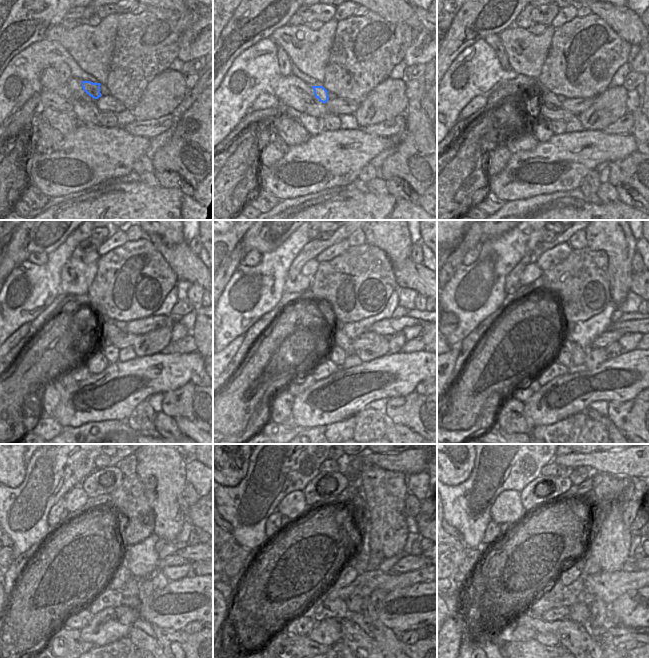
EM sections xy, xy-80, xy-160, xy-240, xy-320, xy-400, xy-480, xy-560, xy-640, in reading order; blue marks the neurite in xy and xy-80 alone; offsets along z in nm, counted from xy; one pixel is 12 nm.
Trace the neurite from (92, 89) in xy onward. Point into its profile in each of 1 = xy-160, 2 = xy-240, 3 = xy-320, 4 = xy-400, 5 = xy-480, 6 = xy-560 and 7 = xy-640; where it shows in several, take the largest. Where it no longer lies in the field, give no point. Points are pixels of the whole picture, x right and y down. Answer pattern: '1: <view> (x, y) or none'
1: xy-160 (550, 99)
2: xy-240 (109, 331)
3: xy-320 (336, 336)
4: xy-400 (578, 354)
5: xy-480 (130, 589)
6: xy-560 (354, 604)
7: xy-640 (579, 612)

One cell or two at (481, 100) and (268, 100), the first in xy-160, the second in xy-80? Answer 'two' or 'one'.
one

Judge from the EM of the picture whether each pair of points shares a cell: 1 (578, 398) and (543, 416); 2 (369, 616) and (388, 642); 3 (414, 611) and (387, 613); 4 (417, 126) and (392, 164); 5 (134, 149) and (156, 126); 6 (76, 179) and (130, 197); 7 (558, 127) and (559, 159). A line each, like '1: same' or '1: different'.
1: same
2: same
3: same
4: different
5: different
6: different
7: different

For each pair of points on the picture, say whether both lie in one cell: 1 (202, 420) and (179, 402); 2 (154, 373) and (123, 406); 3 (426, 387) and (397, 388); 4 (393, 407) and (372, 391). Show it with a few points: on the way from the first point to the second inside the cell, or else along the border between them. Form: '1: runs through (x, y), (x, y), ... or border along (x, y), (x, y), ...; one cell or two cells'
1: runs through (196, 414), (185, 403); one cell
2: runs through (148, 382), (147, 387), (141, 388), (132, 397); one cell
3: border along (426, 379), (419, 382), (414, 390); two cells
4: border along (411, 392), (404, 396), (388, 398); two cells

